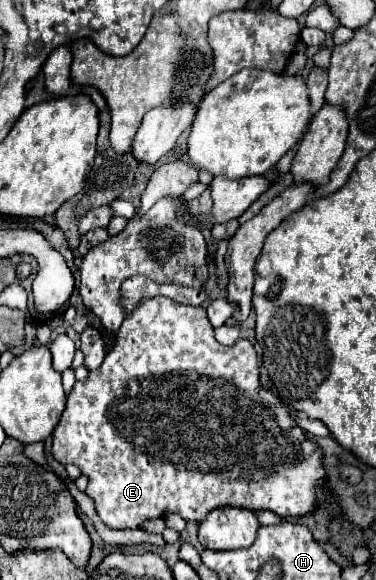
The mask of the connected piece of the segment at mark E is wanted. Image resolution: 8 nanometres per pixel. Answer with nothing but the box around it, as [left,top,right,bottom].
[53,296,325,528]

